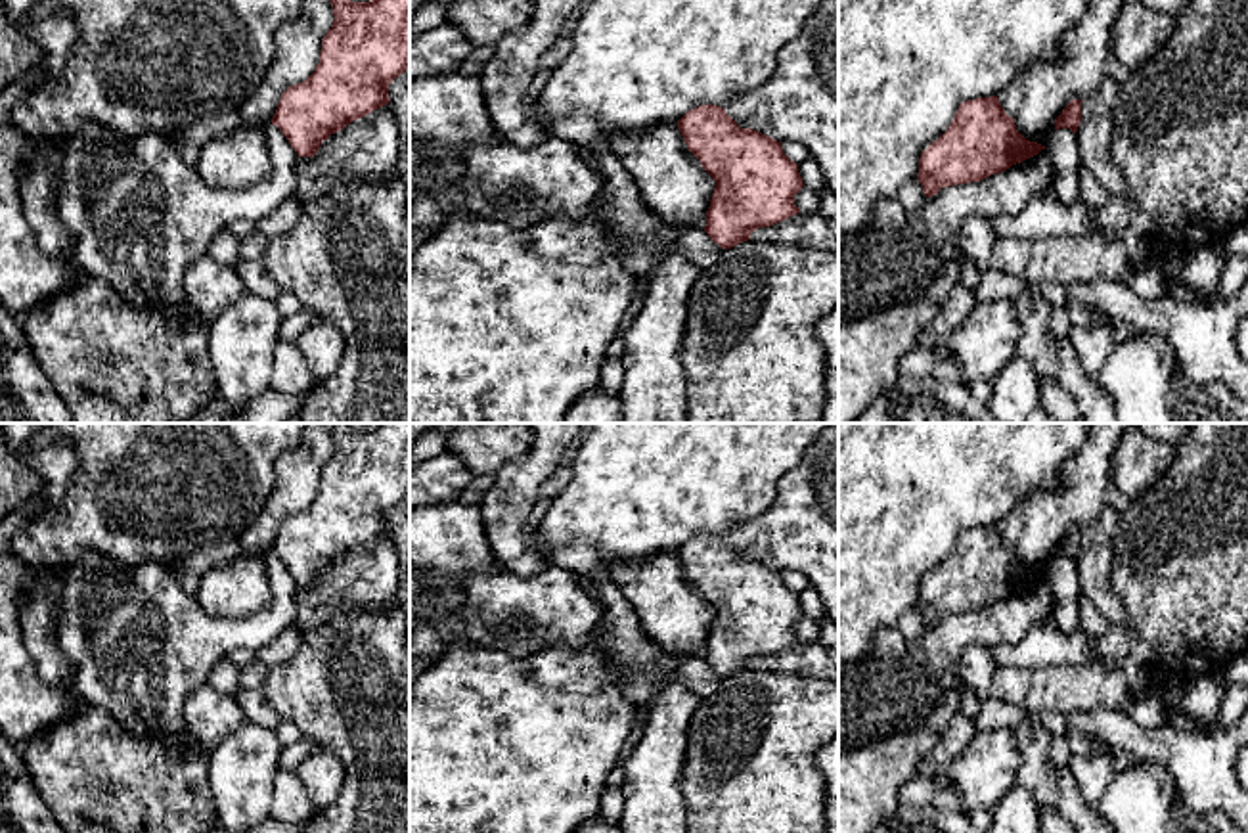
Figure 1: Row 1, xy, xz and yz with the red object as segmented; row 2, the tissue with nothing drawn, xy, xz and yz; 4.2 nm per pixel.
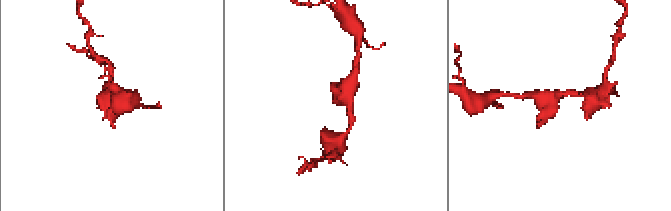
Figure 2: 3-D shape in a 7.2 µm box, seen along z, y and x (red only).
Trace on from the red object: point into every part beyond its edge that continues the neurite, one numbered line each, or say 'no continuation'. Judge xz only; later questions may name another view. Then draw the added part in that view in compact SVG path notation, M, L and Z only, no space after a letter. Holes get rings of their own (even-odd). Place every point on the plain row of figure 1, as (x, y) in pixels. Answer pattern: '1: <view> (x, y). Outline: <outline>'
no continuation

